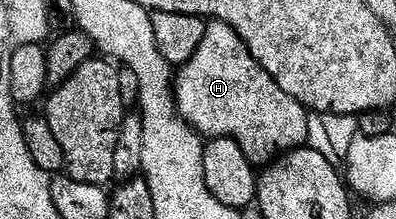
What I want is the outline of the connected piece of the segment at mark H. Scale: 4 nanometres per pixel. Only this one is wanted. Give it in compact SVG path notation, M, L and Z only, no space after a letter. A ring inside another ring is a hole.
M219 20L207 23L204 38L196 54L192 54L188 63L177 69L172 83L174 101L178 112L186 119L186 123L206 138L231 136L240 146L240 150L244 150L250 163L255 166L269 165L283 154L301 148L307 143L309 120L307 108L300 102L296 102L292 94L284 94L284 90L280 90L278 83L262 69L260 62L252 58L248 46L242 41L240 34L232 30L230 24Z

